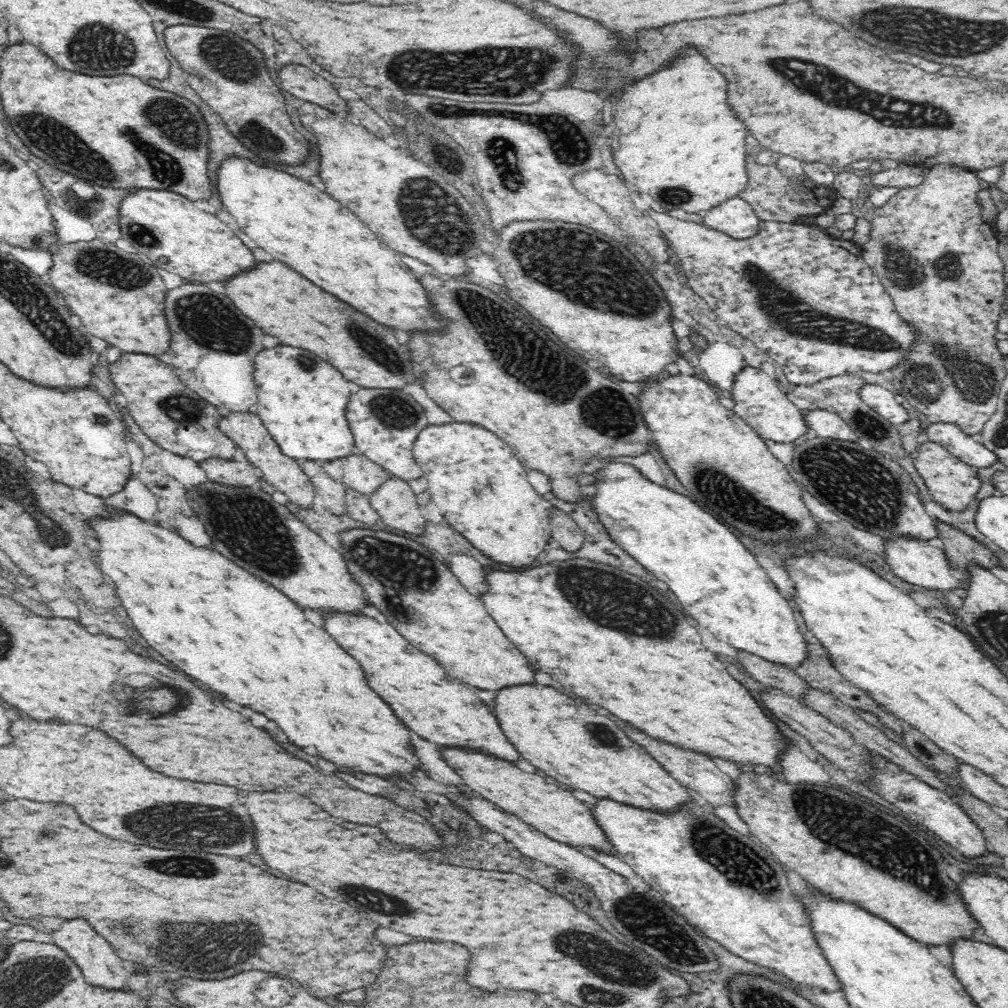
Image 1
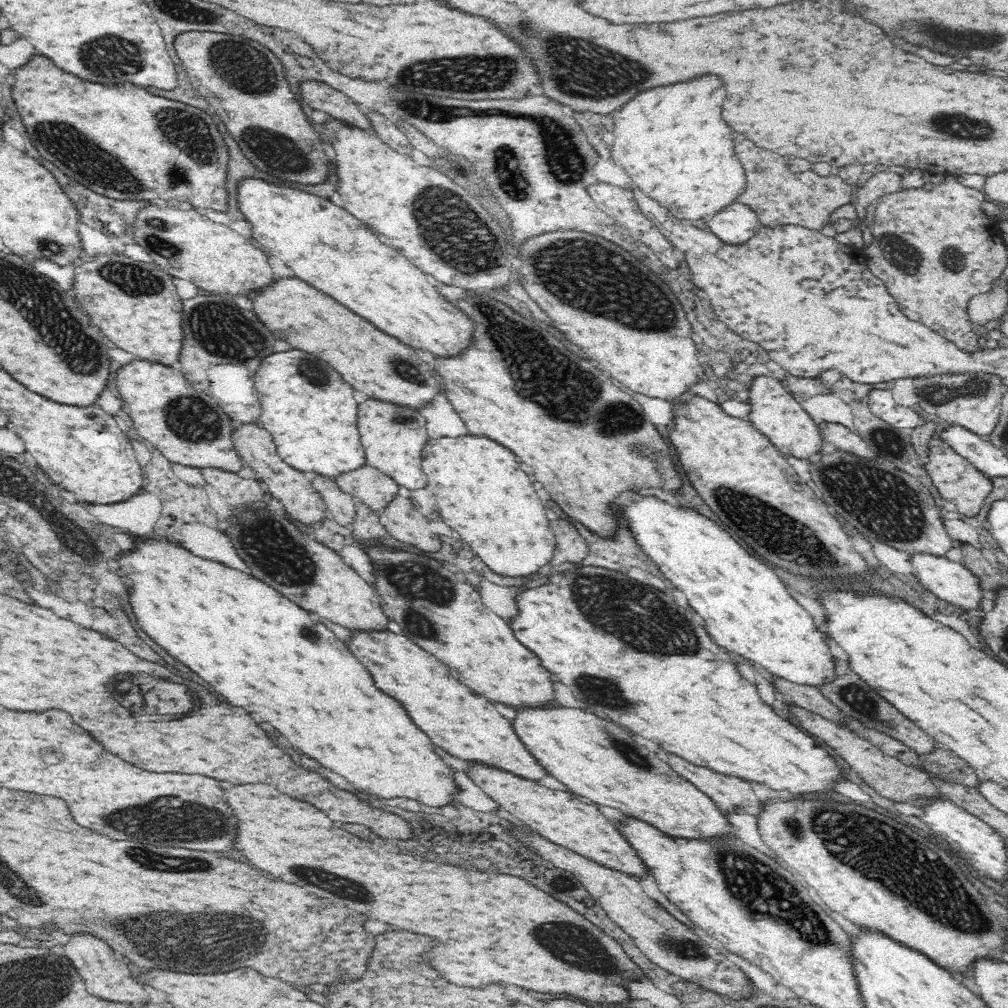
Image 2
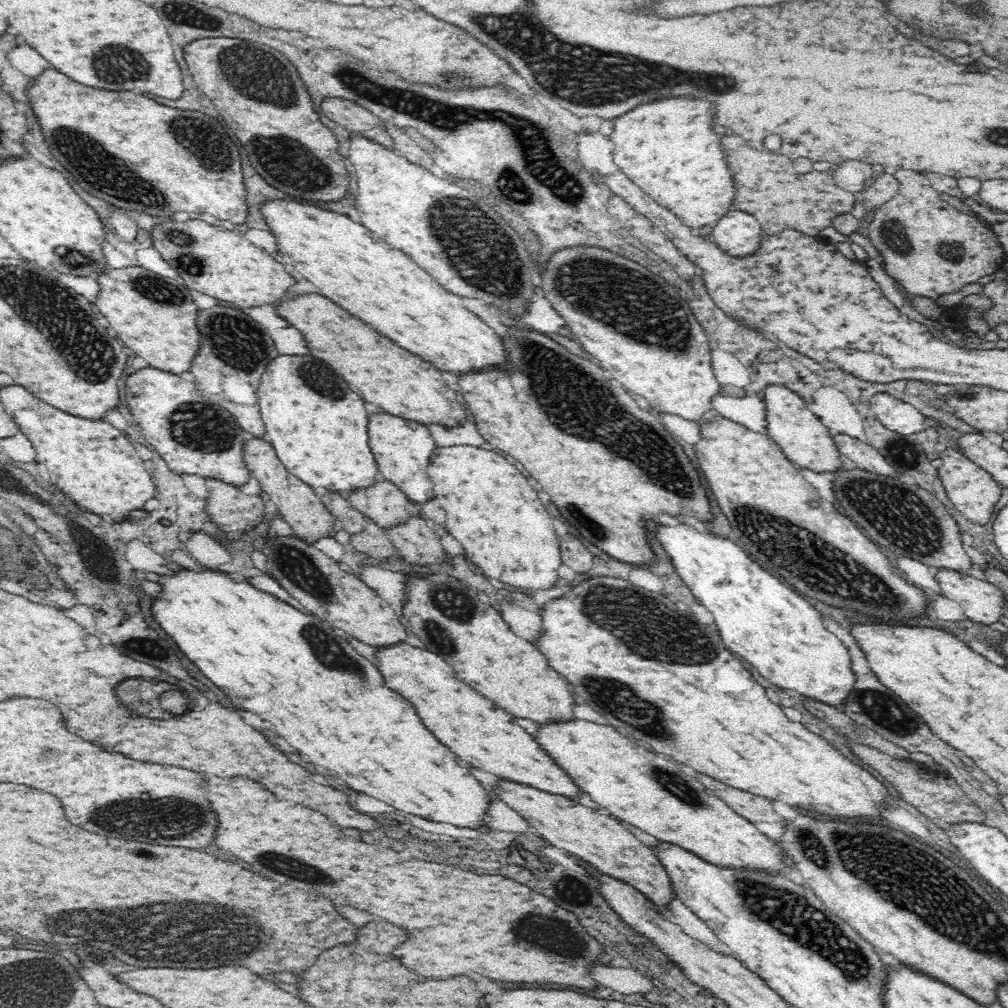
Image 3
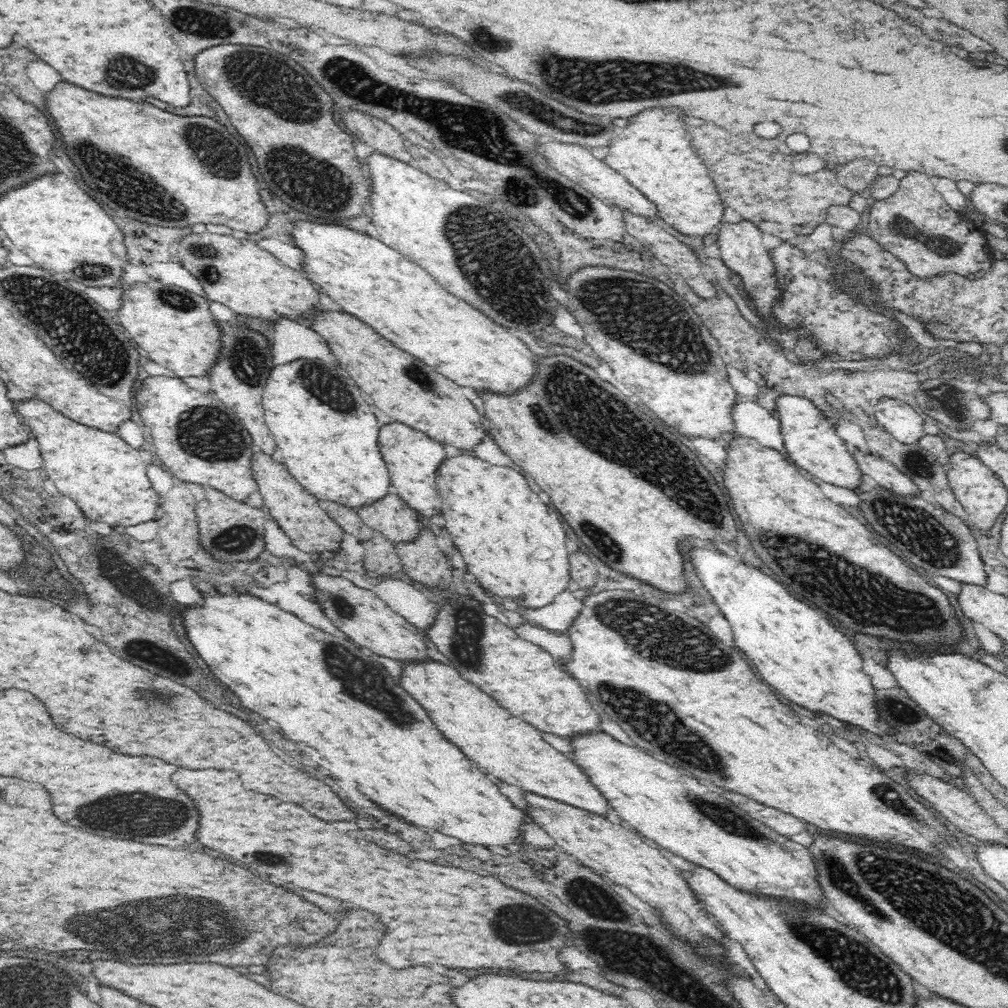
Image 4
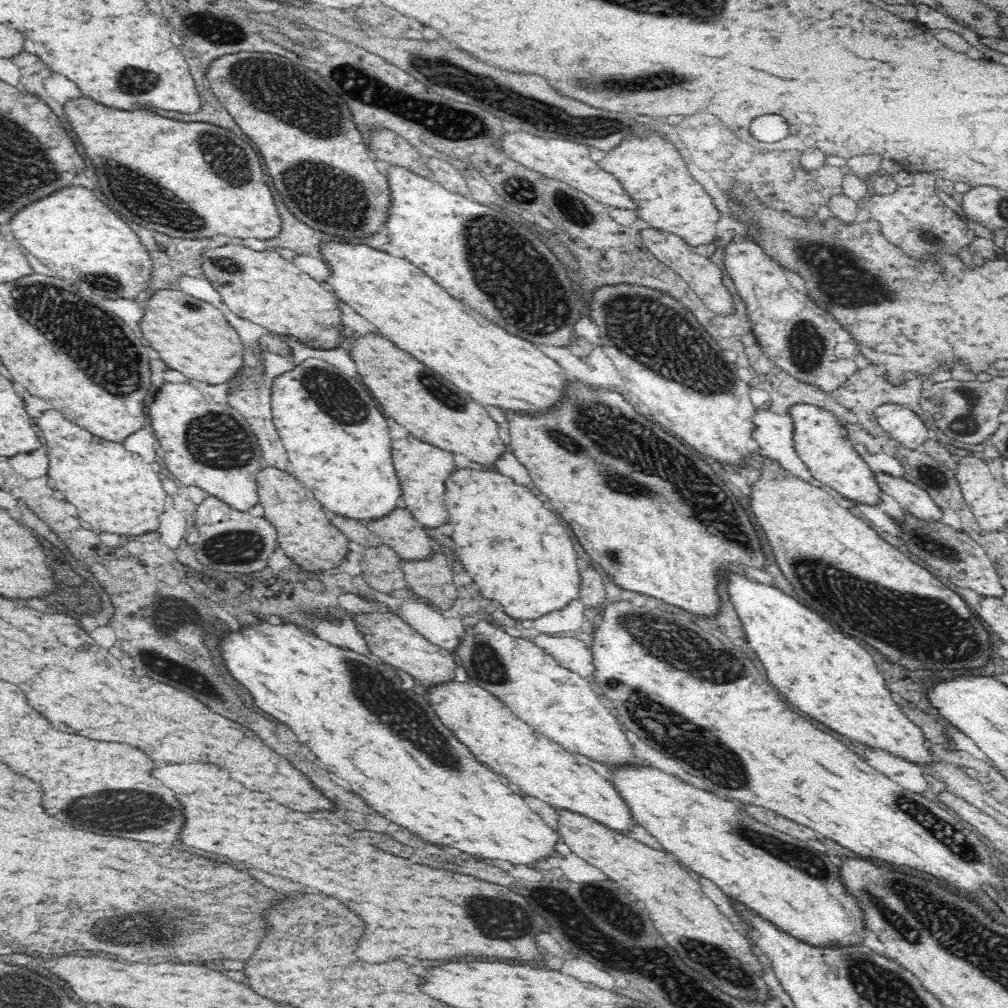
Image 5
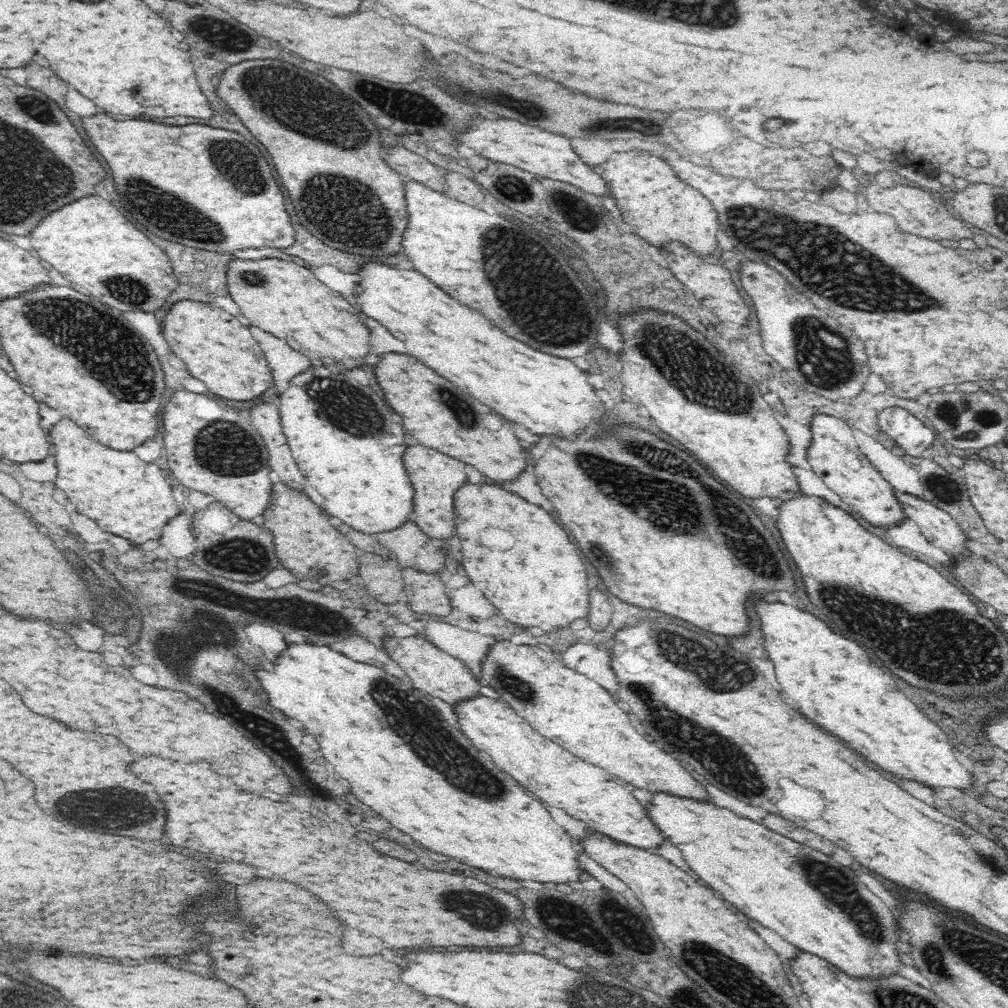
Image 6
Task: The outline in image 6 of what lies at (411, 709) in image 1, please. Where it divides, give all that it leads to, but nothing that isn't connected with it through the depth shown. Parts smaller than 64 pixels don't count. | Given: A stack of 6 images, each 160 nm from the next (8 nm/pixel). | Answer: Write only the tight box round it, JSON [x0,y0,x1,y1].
[456,696,669,850]

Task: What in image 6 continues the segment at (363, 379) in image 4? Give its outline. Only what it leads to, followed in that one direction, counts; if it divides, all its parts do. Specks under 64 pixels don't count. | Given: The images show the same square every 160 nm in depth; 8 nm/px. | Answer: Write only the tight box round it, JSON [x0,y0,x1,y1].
[371,353,531,486]

